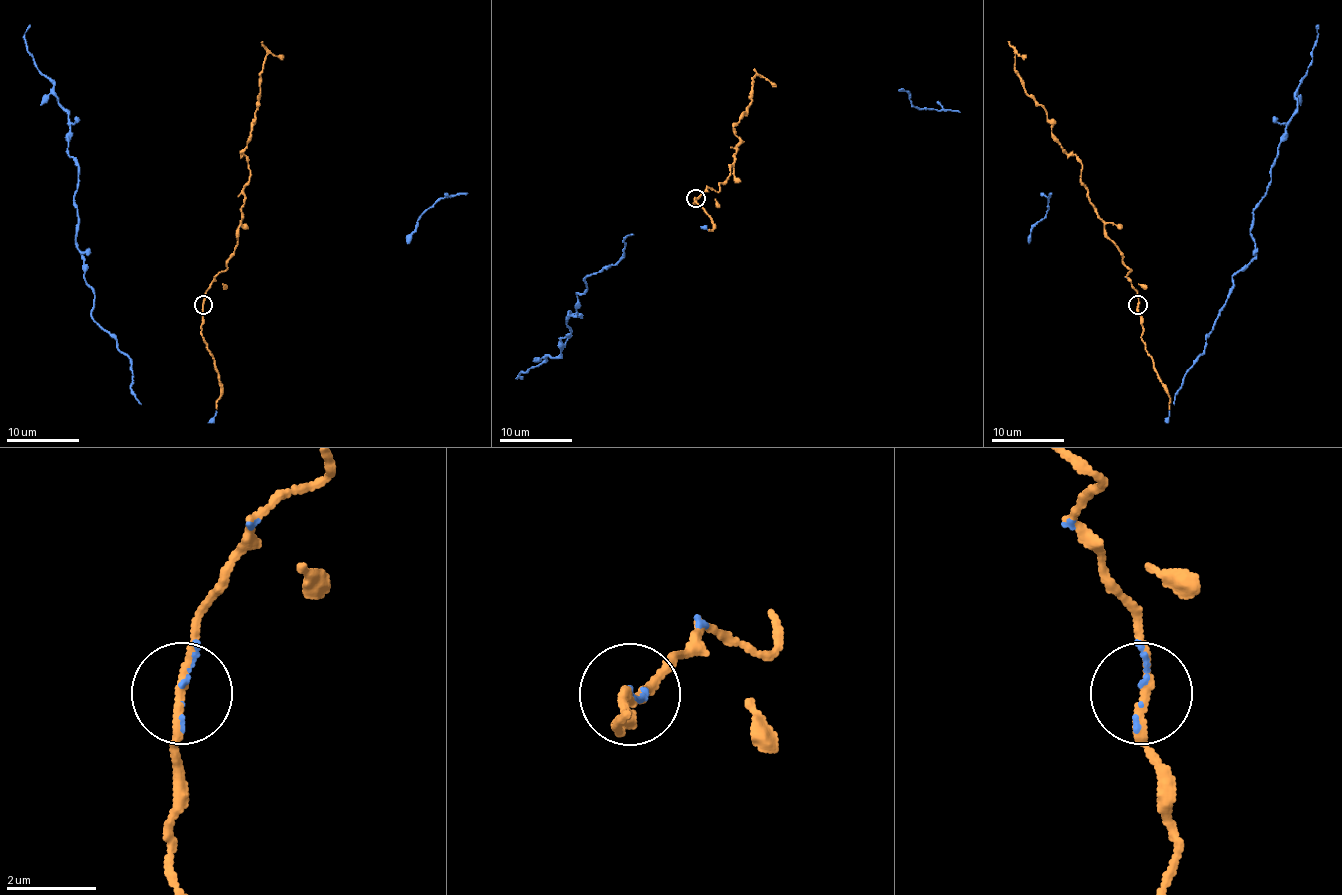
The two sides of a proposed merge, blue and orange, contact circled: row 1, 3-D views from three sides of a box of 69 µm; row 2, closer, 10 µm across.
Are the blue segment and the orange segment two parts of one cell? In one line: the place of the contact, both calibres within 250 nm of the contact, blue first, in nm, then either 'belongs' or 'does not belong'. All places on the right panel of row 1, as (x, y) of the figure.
at (1137, 304); 70 nm thick on the blue side, 200 nm on the other; belongs

